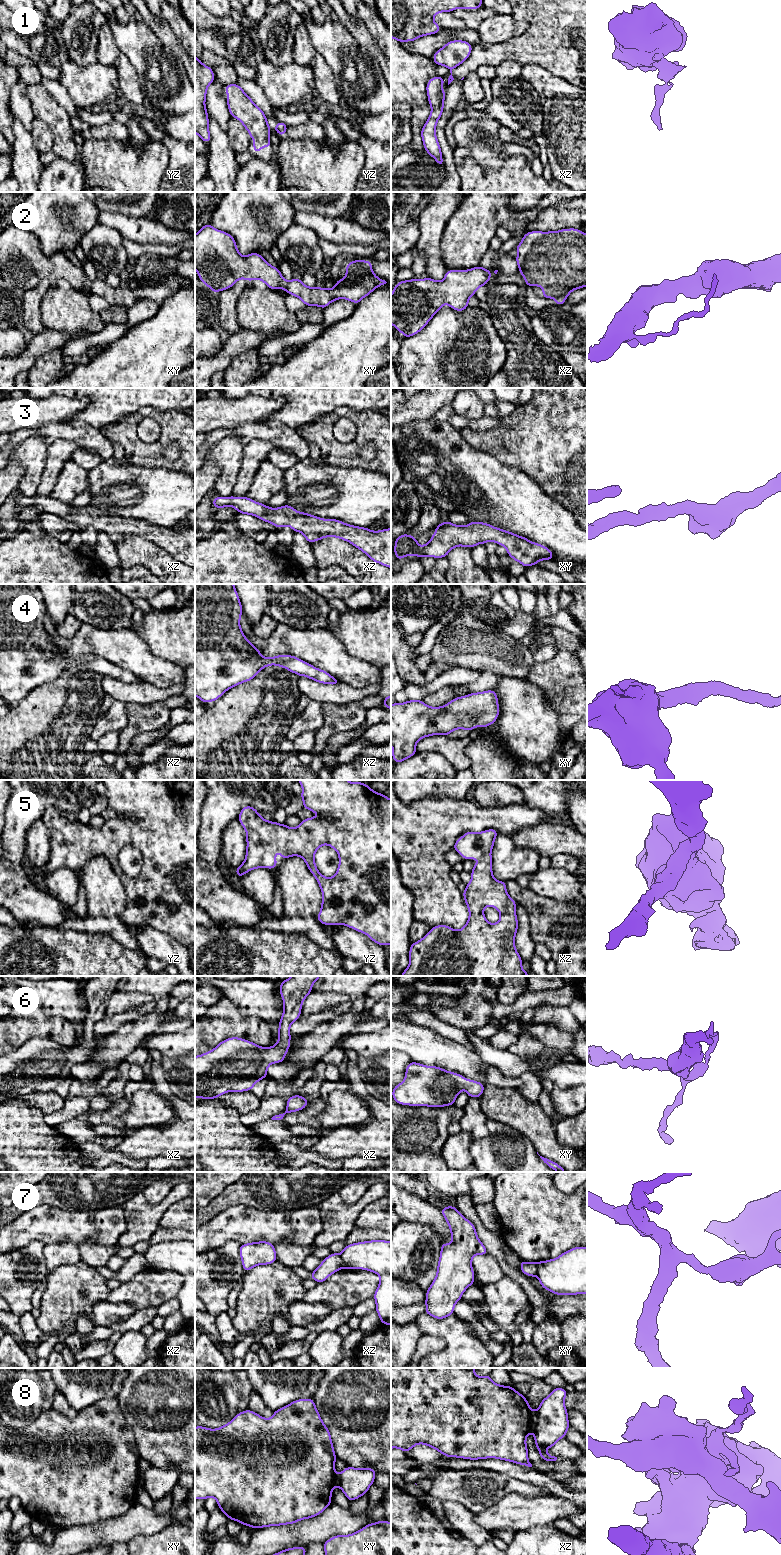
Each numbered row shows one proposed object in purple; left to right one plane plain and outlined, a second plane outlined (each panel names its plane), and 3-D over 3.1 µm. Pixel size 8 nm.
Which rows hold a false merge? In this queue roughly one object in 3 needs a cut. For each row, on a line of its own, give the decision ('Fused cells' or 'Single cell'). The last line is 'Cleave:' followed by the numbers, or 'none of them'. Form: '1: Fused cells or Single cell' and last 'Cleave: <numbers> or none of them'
1: Fused cells
2: Single cell
3: Single cell
4: Single cell
5: Single cell
6: Single cell
7: Fused cells
8: Fused cells
Cleave: 1, 7, 8

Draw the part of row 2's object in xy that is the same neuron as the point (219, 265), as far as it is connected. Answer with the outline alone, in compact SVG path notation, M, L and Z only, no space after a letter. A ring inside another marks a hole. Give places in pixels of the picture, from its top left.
M210 224L200 228L195 235L195 269L202 283L215 293L231 288L242 278L248 282L259 279L270 289L282 288L288 294L298 297L306 306L319 306L324 309L337 299L347 299L358 304L377 287L387 283L373 273L371 265L370 260L353 260L346 265L345 277L342 280L336 280L336 285L333 288L308 287L298 277L291 281L285 280L279 269L271 266L259 253L250 253L244 257L239 253L232 235L215 229Z

